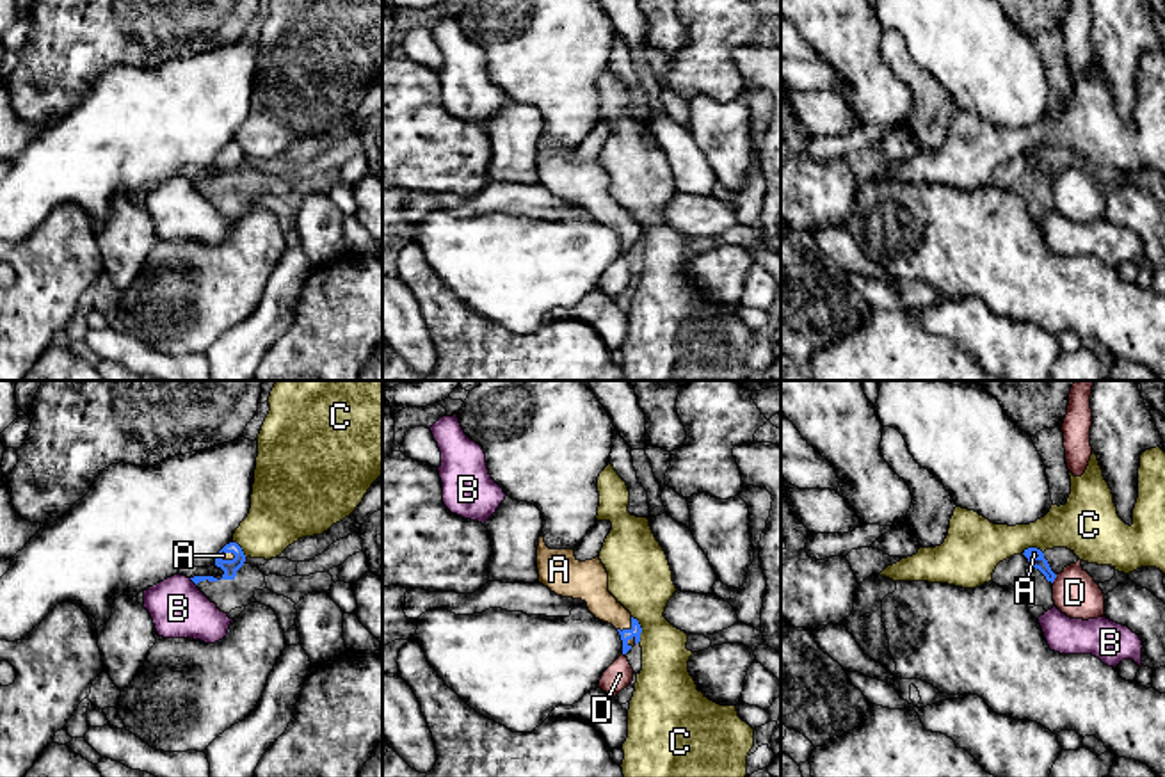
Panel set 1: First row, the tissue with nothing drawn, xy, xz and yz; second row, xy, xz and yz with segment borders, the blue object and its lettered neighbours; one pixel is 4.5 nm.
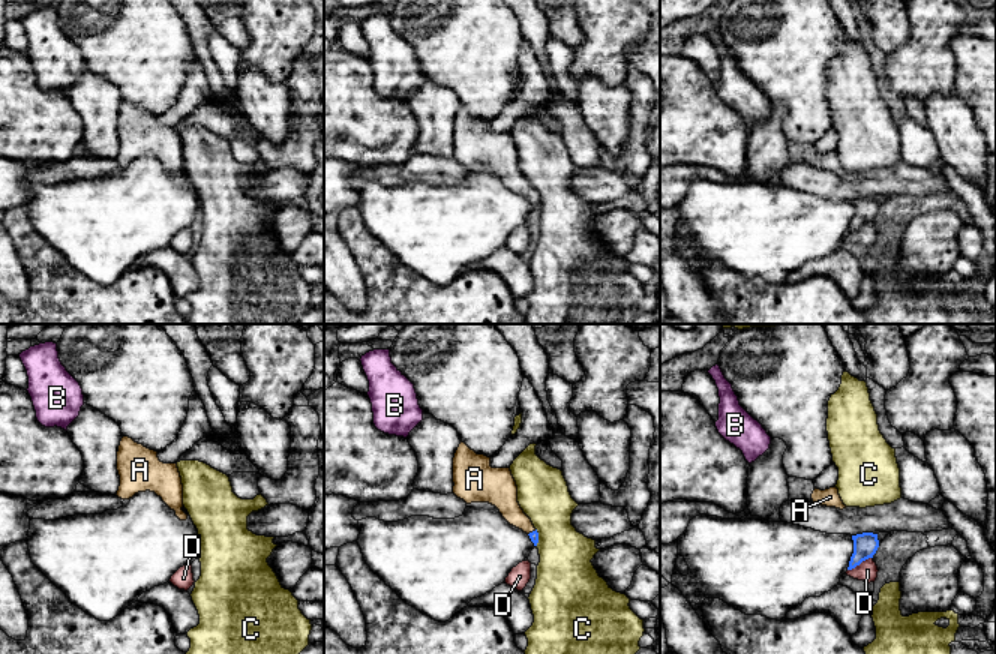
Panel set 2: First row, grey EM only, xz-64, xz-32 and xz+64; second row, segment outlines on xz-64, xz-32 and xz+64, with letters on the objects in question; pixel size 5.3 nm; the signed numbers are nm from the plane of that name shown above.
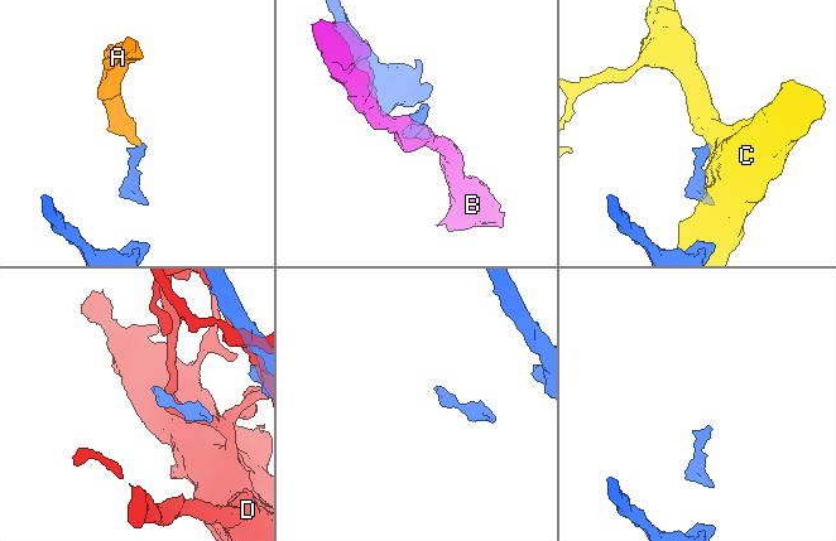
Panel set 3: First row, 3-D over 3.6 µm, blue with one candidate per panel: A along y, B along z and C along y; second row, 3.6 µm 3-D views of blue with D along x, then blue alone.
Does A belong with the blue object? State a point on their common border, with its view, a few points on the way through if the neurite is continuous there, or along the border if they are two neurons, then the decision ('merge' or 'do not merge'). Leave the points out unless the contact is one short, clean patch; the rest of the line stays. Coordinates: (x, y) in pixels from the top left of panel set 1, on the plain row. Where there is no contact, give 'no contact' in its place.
meets blue in xz at (628, 232); merge

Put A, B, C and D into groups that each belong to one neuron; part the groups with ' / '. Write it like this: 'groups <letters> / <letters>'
groups A / B / C / D

